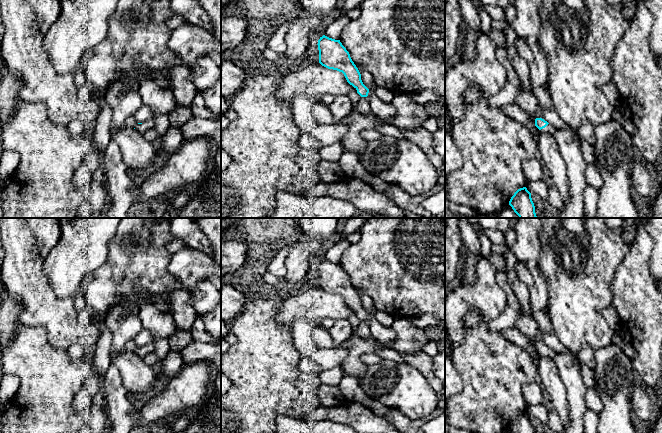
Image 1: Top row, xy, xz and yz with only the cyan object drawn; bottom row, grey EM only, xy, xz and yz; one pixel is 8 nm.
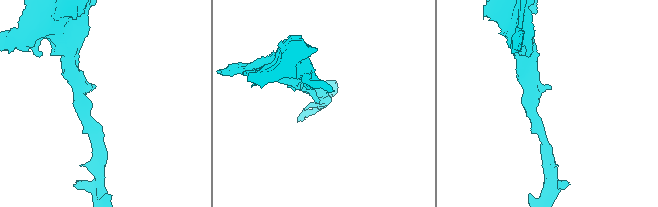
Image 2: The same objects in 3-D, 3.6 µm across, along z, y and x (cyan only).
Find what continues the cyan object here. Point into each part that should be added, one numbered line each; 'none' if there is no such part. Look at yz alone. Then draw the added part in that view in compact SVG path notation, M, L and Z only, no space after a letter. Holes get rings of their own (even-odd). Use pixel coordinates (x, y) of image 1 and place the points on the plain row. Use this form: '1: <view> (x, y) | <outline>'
1: yz (549, 352) | M548 348L545 352L541 353L540 356L541 357L550 357L550 358L554 358L556 356L557 352L554 351L551 348Z

